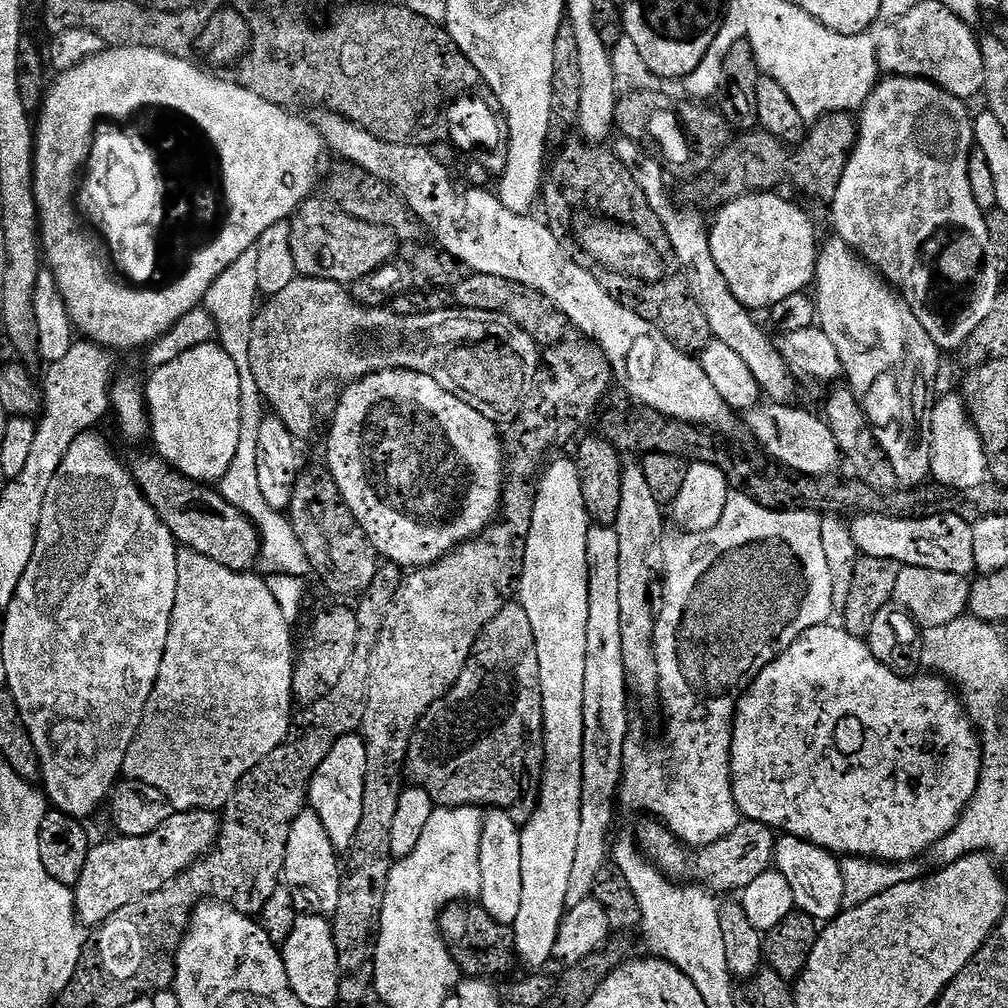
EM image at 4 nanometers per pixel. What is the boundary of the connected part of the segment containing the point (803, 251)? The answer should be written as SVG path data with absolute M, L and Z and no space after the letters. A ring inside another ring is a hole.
M761 190L753 192L746 196L739 196L738 199L730 201L719 209L720 212L710 224L708 237L710 238L710 254L714 258L714 262L718 262L718 270L722 270L722 278L726 278L726 282L730 285L730 290L734 294L734 298L738 298L738 302L742 302L744 307L749 310L757 310L756 308L771 309L772 305L782 302L782 298L790 298L790 294L798 294L805 291L816 279L816 258L818 255L818 240L816 244L816 228L812 225L812 220L799 208L796 204L791 204L788 200L776 196L775 191Z

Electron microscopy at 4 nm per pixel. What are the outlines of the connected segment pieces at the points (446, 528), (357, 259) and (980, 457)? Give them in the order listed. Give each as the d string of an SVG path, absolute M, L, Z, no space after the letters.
M388 368L385 372L375 372L366 378L356 380L341 391L335 401L336 413L332 416L332 425L328 428L328 461L326 467L334 478L350 514L362 526L368 535L377 557L387 563L399 564L401 569L415 570L437 564L447 552L453 552L460 544L479 536L489 524L497 519L500 510L500 491L504 488L504 446L501 433L496 433L497 425L490 418L482 418L474 406L466 406L462 398L454 398L450 390L442 390L434 378L421 372Z
M327 198L316 199L305 200L290 220L290 250L300 276L351 286L356 279L367 276L393 259L398 247L394 233L346 214Z
M959 395L944 396L935 401L932 410L932 476L937 481L951 488L971 490L979 484L985 483L988 471L988 459L984 453L984 447L980 436L972 421L968 419L968 410L964 406L963 399Z

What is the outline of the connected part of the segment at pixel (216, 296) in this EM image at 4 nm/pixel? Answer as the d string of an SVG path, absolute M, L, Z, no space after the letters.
M255 250L242 254L238 262L234 262L210 286L206 294L203 307L216 323L216 335L220 347L230 354L234 366L238 366L238 378L241 383L241 397L239 410L241 421L238 432L238 448L235 451L231 468L218 484L218 490L231 505L242 510L251 521L254 521L260 532L260 554L257 560L257 571L265 577L274 574L286 574L288 577L300 579L311 575L312 563L305 554L300 536L294 533L292 521L285 513L273 508L263 493L258 481L258 439L259 427L262 426L266 415L266 405L261 391L254 379L254 372L250 369L250 330L258 311L258 254Z

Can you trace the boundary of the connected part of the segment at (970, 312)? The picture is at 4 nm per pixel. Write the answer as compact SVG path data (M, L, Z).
M885 75L872 89L871 94L866 98L863 108L858 112L858 135L856 145L852 147L852 155L848 158L848 164L844 167L842 178L838 182L838 190L830 201L832 208L832 220L836 223L835 235L840 236L849 248L859 252L883 279L887 280L910 306L914 318L926 326L926 334L934 338L934 342L941 350L959 350L978 330L979 324L984 321L986 314L994 307L994 302L1002 291L1000 285L1001 261L996 258L995 252L990 246L990 239L987 233L985 213L974 202L974 194L970 194L970 174L968 173L968 159L974 150L974 116L968 113L969 105L959 100L954 94L950 94L944 88L932 80L923 80L917 76L890 76Z

